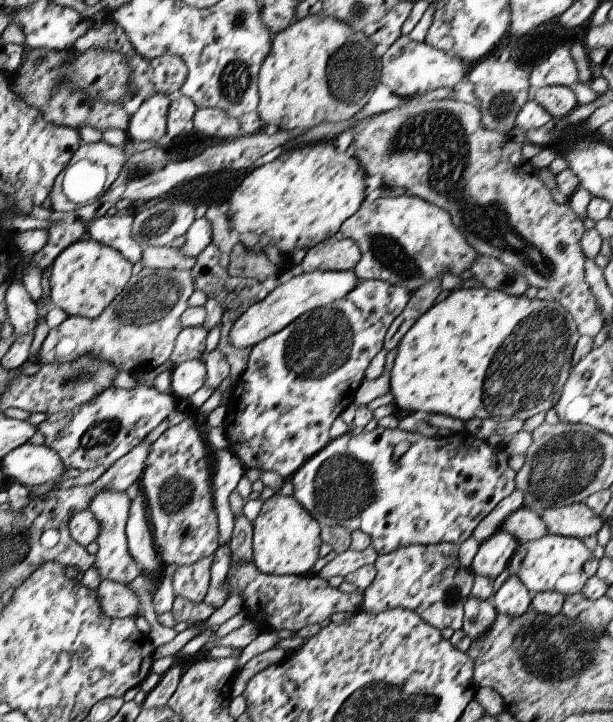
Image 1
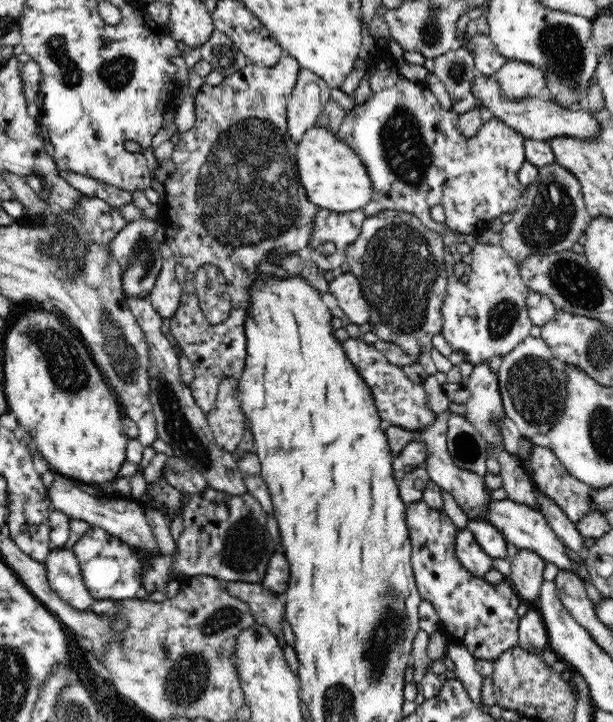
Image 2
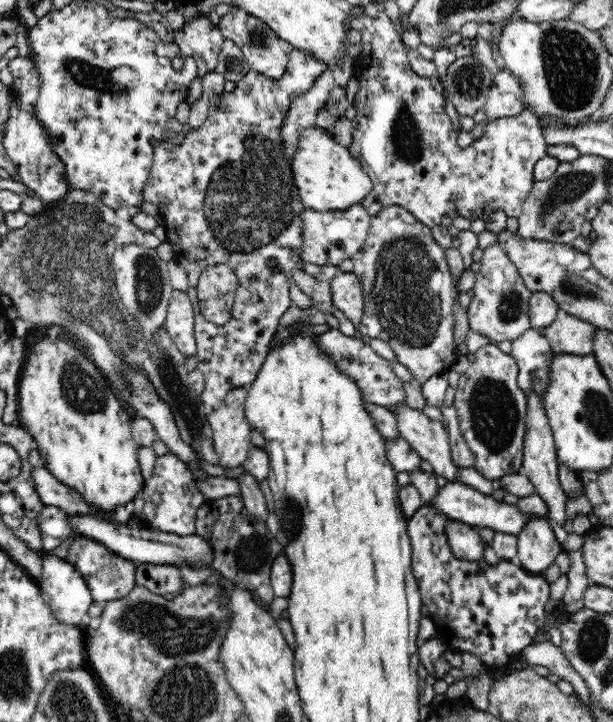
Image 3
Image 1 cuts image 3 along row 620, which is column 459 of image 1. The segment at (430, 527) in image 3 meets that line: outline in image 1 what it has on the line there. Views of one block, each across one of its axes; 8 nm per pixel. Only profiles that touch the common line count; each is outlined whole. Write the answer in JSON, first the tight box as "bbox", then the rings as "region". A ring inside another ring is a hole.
{"bbox":[289,426,514,554],"region":[[[379,426],[369,432],[361,432],[357,436],[344,435],[330,439],[321,449],[306,460],[289,478],[293,486],[292,497],[318,522],[323,526],[343,526],[349,530],[364,532],[370,539],[370,546],[378,554],[391,552],[393,549],[404,547],[410,544],[437,544],[440,542],[454,542],[461,544],[472,536],[472,530],[477,523],[491,512],[491,509],[514,489],[514,474],[508,465],[508,455],[500,447],[490,446],[486,440],[477,439],[468,431],[451,433],[445,437],[424,437],[417,433],[402,431],[401,429],[384,429]]]}

